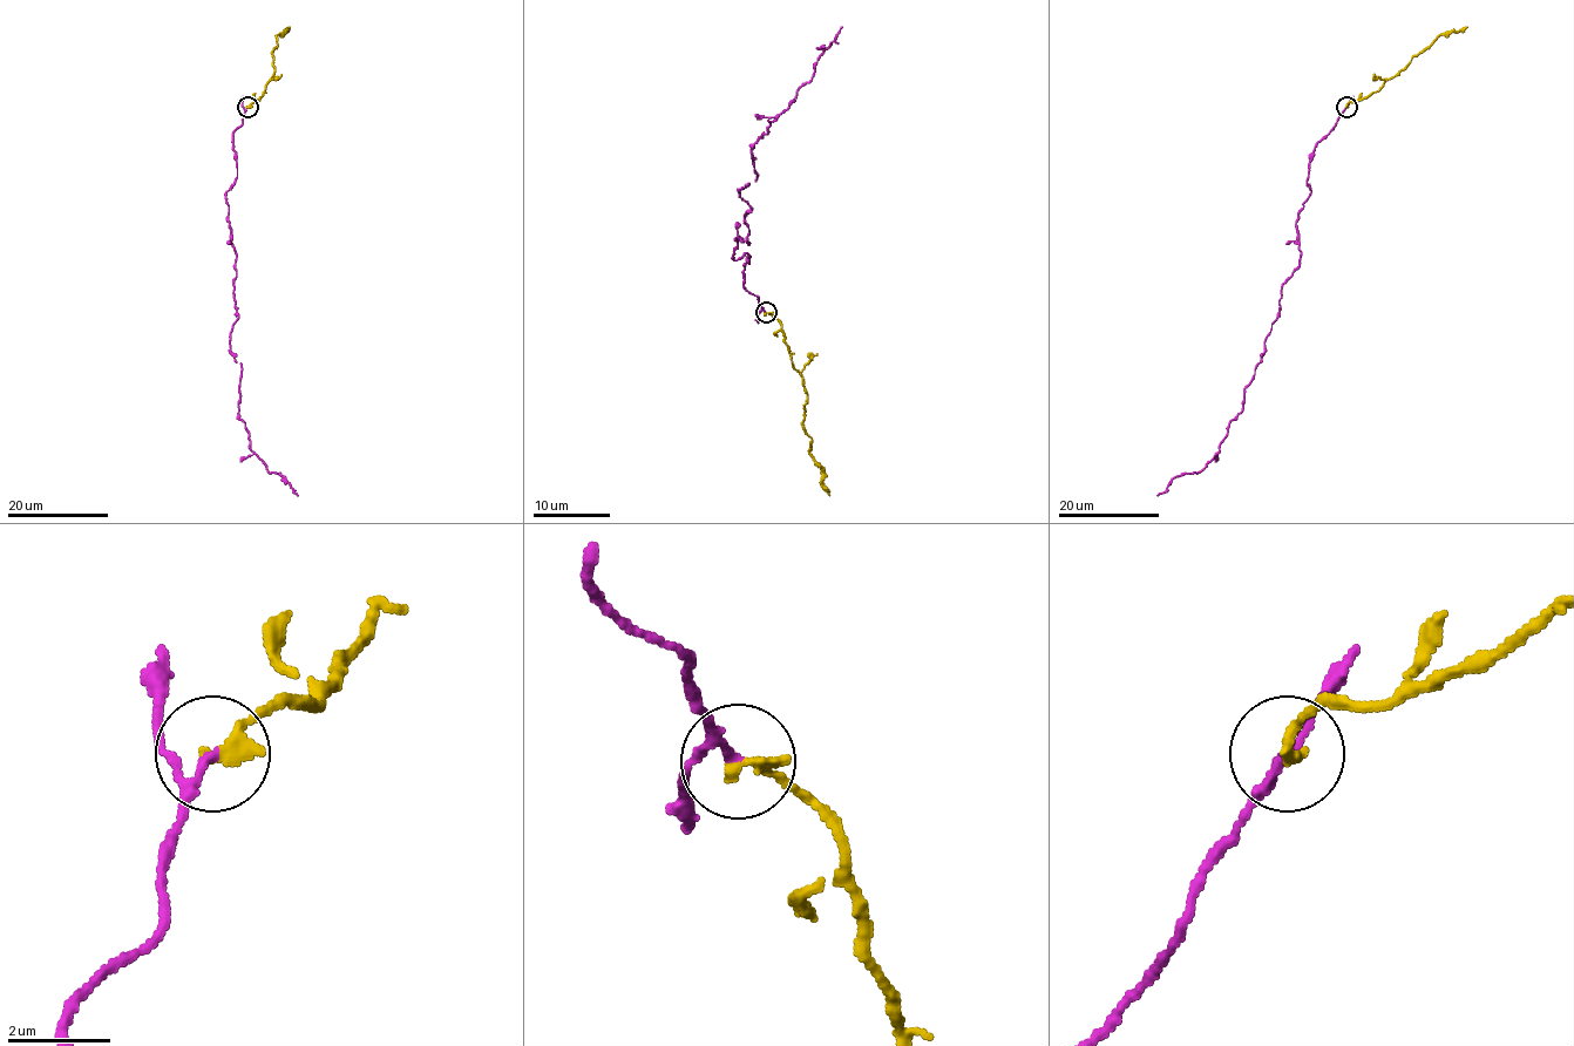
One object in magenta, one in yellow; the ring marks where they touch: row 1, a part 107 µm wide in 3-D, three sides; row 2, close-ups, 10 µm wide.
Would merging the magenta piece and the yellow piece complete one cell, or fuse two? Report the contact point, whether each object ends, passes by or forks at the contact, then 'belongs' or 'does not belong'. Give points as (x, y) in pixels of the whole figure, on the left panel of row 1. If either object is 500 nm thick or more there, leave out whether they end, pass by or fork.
at (248, 107); magenta passes by; yellow ends there; belongs

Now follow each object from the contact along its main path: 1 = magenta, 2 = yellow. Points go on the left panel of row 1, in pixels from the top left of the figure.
1: (246, 107), (225, 196), (238, 419), (252, 452), (297, 495)
2: (246, 107), (259, 99), (272, 77), (272, 51), (277, 46), (277, 35), (290, 27)

